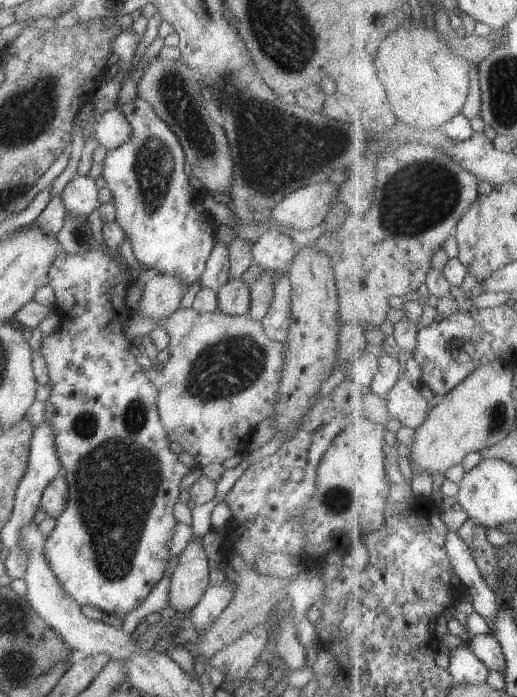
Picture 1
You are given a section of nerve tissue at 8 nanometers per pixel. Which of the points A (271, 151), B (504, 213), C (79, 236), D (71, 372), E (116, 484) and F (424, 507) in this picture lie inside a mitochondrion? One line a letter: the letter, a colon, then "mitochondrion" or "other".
A: mitochondrion
B: other
C: mitochondrion
D: other
E: mitochondrion
F: other

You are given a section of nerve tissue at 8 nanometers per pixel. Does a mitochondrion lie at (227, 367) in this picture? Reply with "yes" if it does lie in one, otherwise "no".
yes

